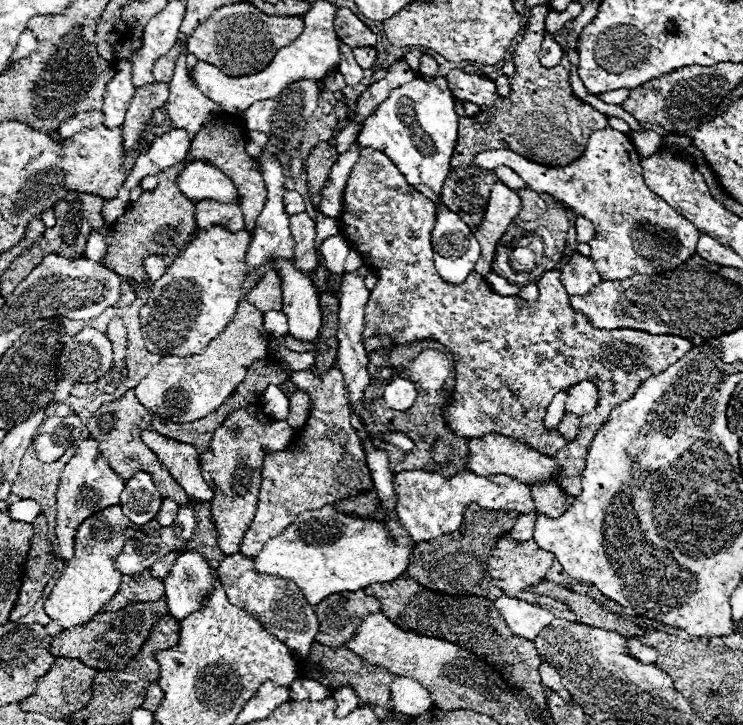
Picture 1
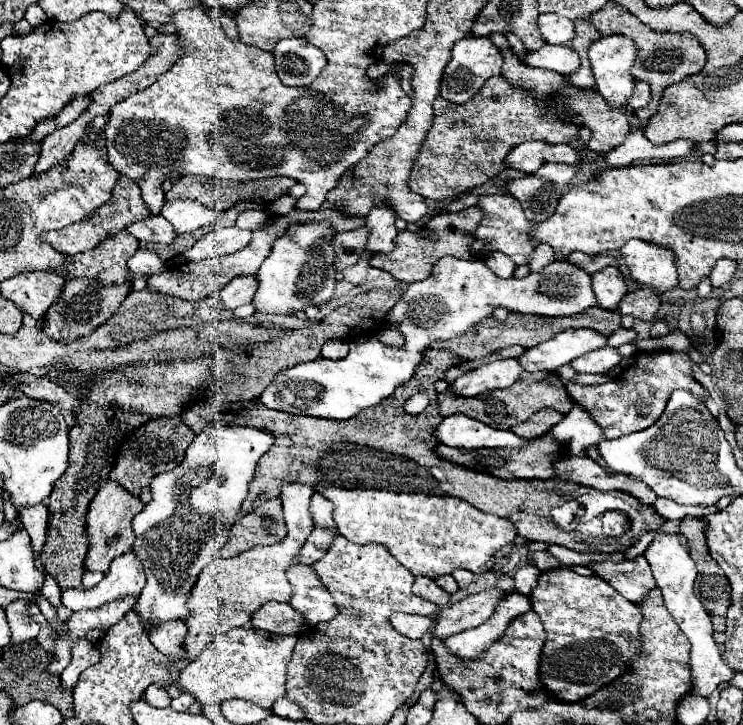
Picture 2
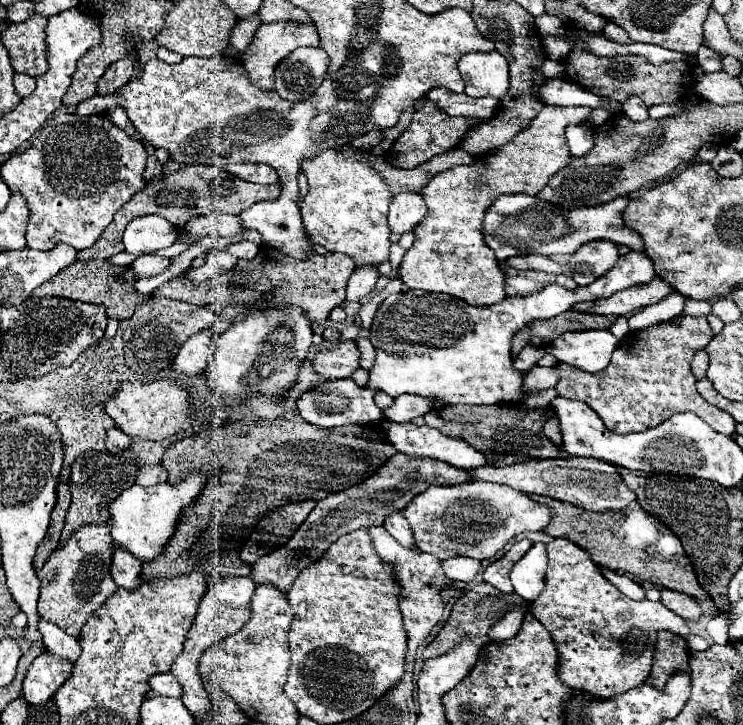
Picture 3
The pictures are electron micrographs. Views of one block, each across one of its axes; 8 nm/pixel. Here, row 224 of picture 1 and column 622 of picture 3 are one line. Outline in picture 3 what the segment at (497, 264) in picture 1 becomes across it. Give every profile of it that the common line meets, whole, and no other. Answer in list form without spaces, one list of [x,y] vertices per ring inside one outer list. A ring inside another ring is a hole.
[[[532,496],[532,500],[546,504],[552,510],[552,522],[544,528],[544,534],[552,538],[568,538],[576,546],[584,548],[596,564],[606,566],[610,570],[630,572],[638,576],[642,582],[650,582],[660,588],[672,588],[688,596],[708,598],[708,594],[698,584],[692,564],[676,534],[668,530],[662,522],[654,520],[648,512],[644,512],[638,502],[632,502],[626,510],[620,510],[620,512],[590,512],[574,504],[552,500],[552,498]]]

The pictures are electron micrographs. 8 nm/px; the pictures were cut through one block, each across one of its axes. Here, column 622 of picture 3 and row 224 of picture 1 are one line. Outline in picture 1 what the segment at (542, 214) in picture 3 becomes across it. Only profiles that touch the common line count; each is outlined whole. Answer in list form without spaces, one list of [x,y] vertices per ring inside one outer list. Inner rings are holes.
[[[200,200],[196,202],[196,226],[206,228],[212,224],[222,224],[230,232],[238,232],[244,228],[244,214],[238,202],[220,204],[216,200]]]

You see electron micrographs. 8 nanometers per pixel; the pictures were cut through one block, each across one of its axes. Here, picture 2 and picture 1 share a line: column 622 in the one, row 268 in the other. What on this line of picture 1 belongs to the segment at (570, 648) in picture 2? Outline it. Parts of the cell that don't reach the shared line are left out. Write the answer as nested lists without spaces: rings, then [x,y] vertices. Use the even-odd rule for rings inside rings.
[[[614,128],[592,132],[584,154],[568,166],[548,168],[534,164],[506,148],[484,150],[474,158],[474,166],[482,166],[484,170],[492,170],[500,164],[520,174],[528,188],[538,194],[546,192],[556,196],[562,204],[594,222],[596,236],[590,240],[590,258],[602,280],[624,280],[634,274],[664,274],[696,254],[700,232],[692,222],[648,190],[634,144],[626,134]]]

